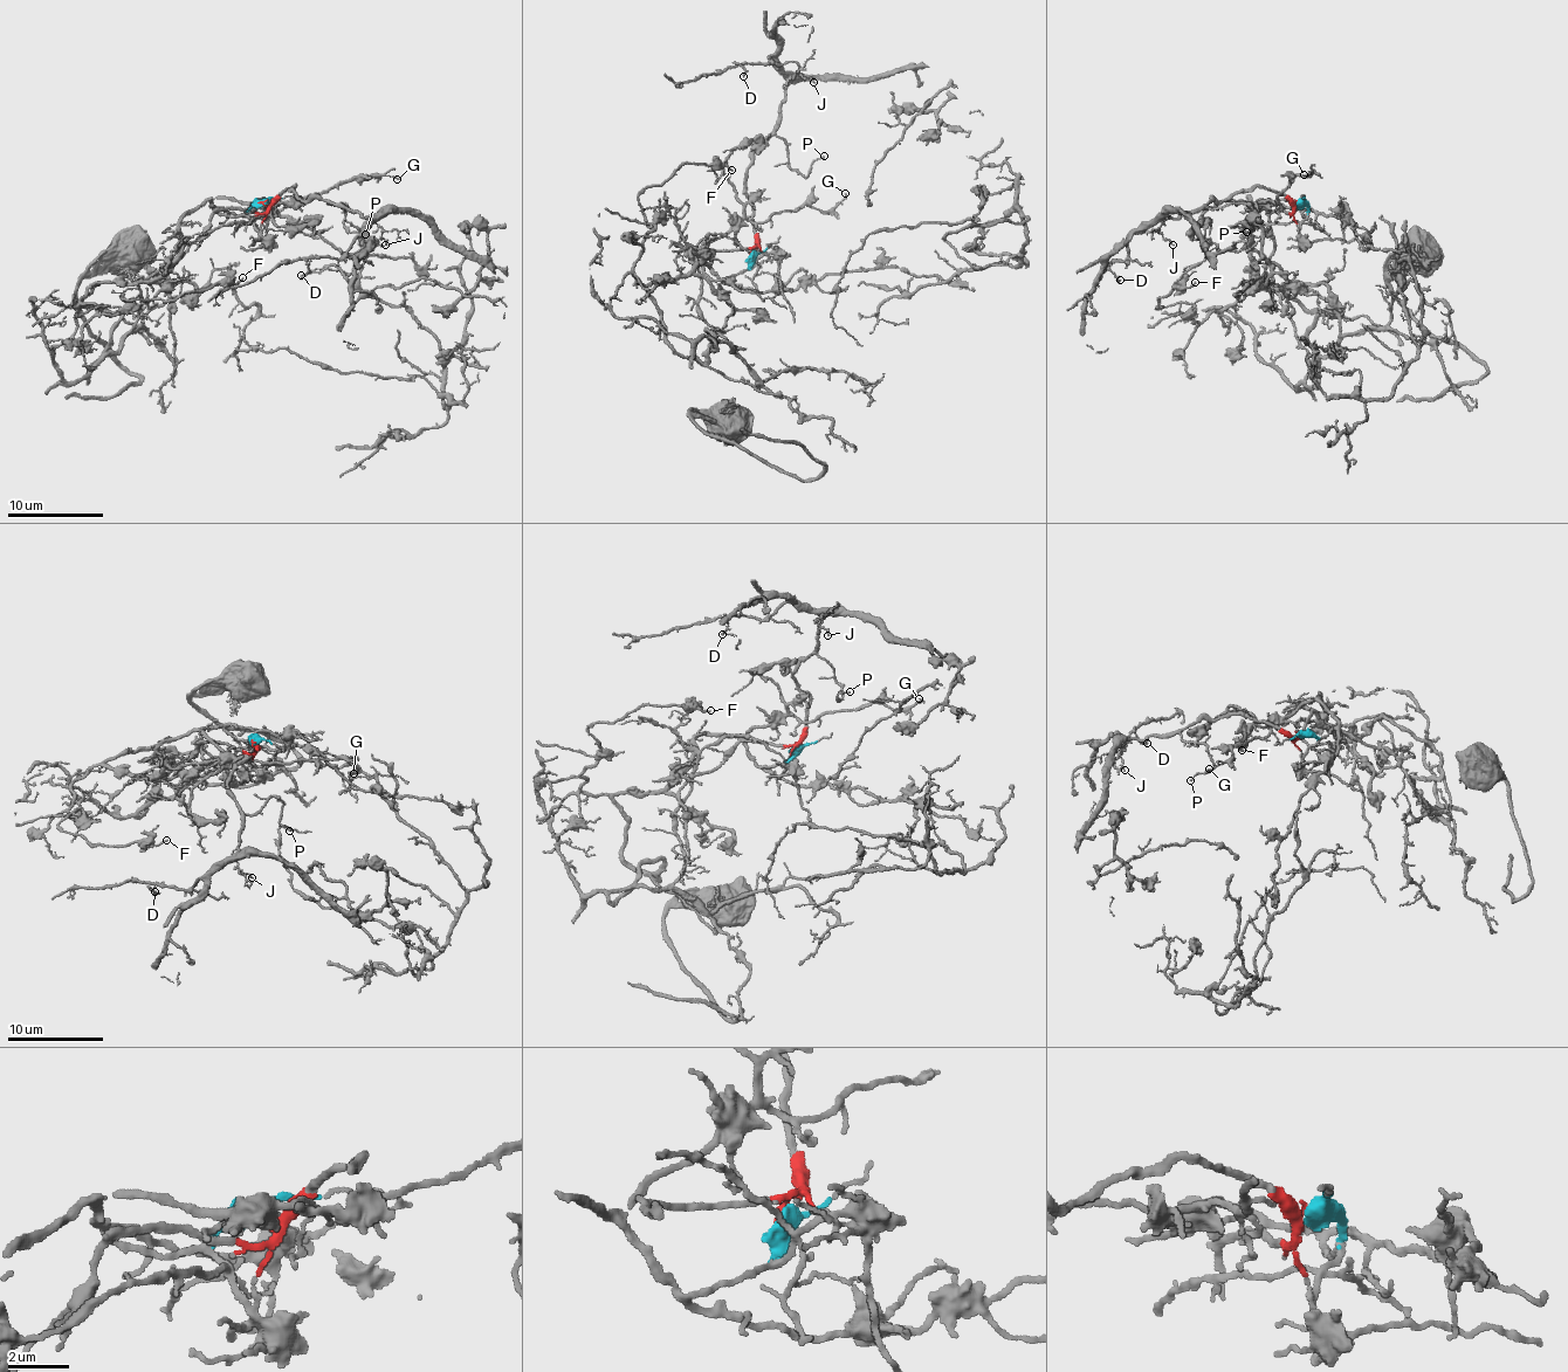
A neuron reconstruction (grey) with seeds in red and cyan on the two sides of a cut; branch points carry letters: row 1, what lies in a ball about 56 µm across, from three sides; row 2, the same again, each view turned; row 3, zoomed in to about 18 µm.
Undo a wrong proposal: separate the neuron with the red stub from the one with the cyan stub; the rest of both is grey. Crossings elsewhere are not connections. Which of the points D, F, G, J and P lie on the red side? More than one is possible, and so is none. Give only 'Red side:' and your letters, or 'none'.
Red side: D, J, P

